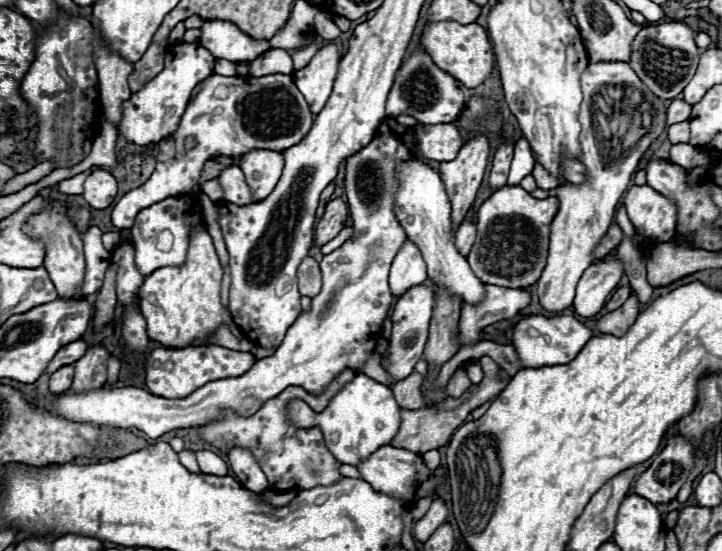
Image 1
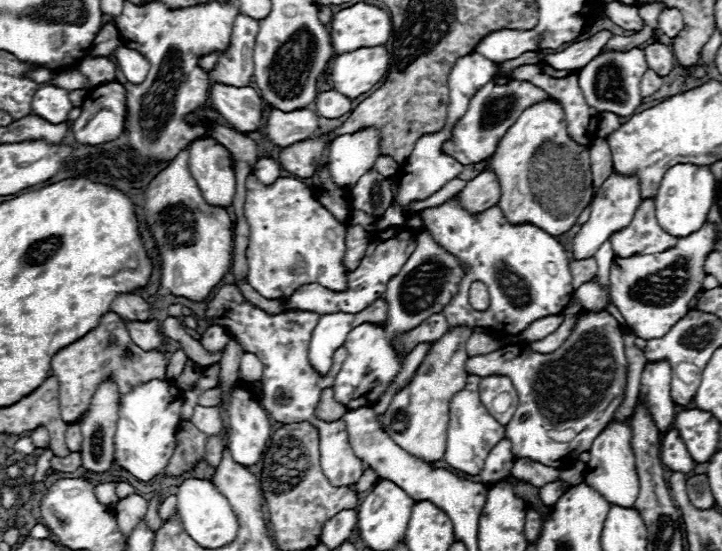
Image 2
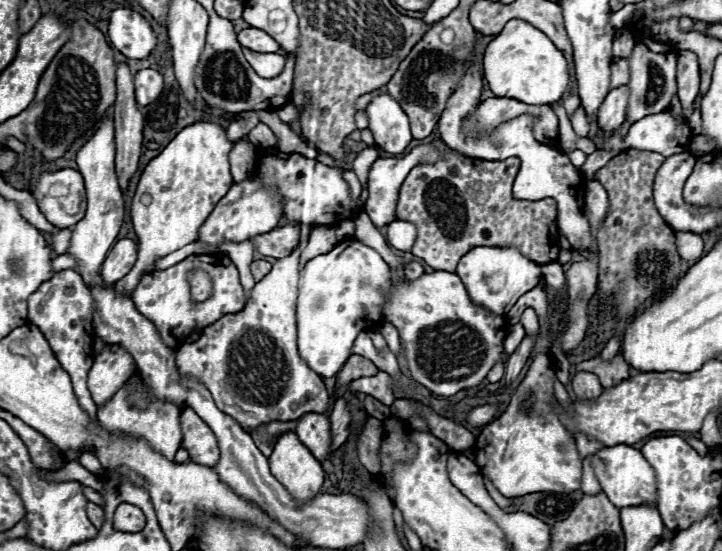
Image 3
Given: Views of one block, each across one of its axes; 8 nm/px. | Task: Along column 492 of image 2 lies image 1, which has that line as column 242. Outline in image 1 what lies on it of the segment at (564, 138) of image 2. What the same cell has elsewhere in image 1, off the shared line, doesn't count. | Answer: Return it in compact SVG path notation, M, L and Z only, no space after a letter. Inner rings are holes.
M254 148L238 158L238 166L242 168L246 176L252 200L260 202L278 184L282 168L284 168L284 156L280 152Z

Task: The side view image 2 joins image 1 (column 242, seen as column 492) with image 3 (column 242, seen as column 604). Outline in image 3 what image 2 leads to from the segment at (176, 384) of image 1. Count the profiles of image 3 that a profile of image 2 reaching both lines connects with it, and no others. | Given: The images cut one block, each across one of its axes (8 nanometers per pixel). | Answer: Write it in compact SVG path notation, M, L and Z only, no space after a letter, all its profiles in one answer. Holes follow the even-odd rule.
M302 244L296 246L288 256L278 258L272 270L256 282L246 308L238 314L226 314L214 324L206 326L200 338L192 344L182 344L176 354L176 364L182 376L194 376L212 392L214 402L220 410L230 414L240 422L246 432L272 420L296 420L306 412L328 414L328 390L316 372L300 358L296 346L296 300L298 300L298 280L300 280L300 252Z

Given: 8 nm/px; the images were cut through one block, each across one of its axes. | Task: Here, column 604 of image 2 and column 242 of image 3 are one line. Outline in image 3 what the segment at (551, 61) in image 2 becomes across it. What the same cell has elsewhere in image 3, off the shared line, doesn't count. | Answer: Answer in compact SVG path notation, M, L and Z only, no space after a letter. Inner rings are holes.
M246 28L238 34L238 42L254 52L278 52L280 46L276 44L276 40L272 40L272 36L268 36L266 32L260 32L258 28Z

